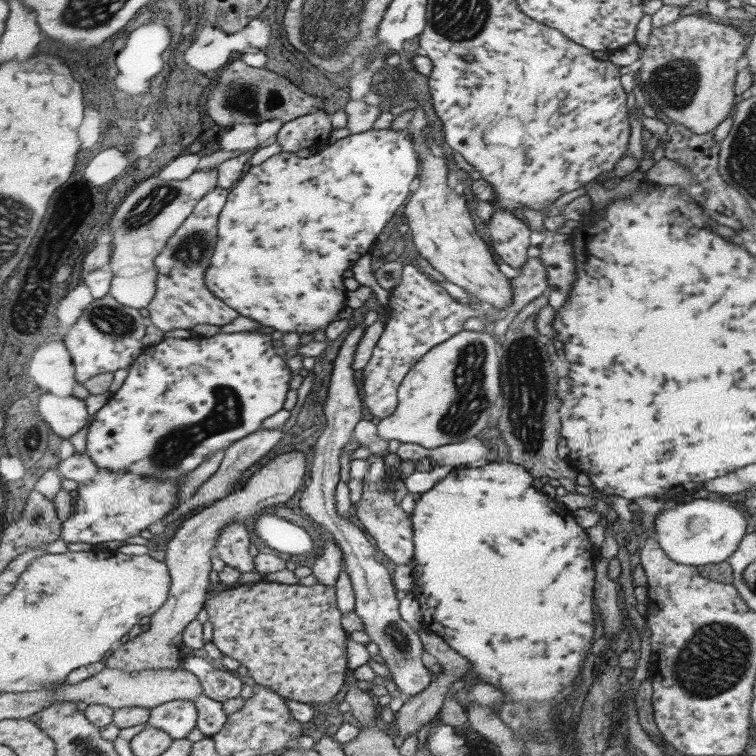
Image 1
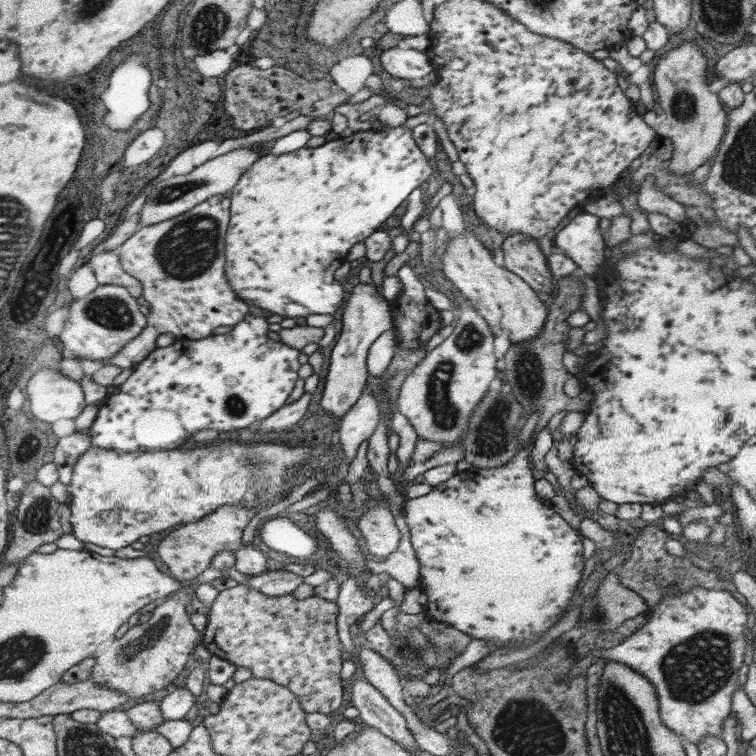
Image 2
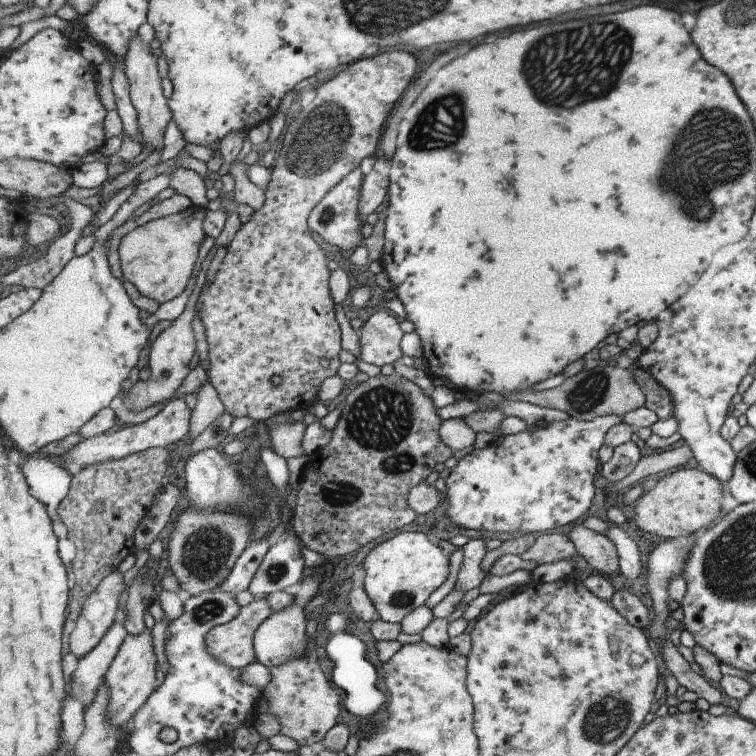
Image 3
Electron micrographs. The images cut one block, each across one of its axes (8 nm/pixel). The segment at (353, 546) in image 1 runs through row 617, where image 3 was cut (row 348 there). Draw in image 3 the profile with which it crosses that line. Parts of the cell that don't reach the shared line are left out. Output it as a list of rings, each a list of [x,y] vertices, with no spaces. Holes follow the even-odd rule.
[[[379,310],[372,314],[358,333],[358,358],[362,361],[381,367],[392,364],[404,355],[401,344],[405,334],[399,326],[399,320],[387,310]]]

